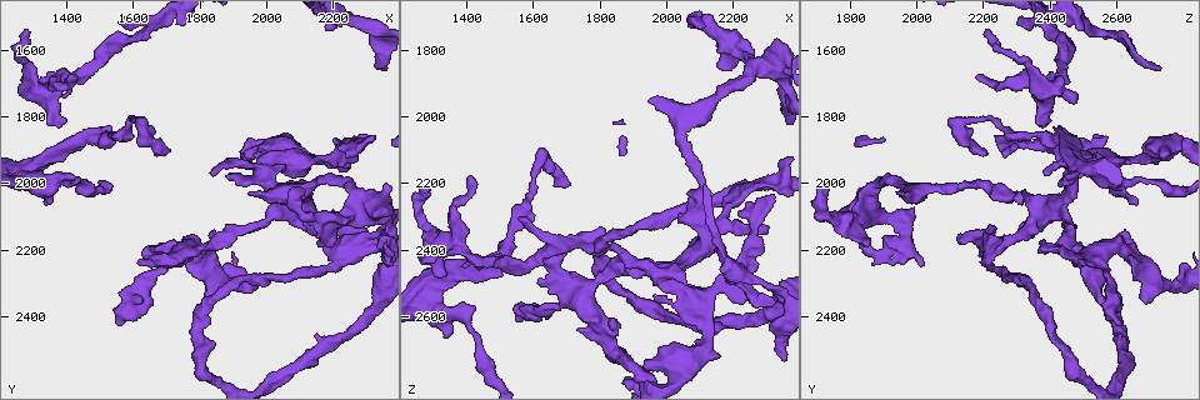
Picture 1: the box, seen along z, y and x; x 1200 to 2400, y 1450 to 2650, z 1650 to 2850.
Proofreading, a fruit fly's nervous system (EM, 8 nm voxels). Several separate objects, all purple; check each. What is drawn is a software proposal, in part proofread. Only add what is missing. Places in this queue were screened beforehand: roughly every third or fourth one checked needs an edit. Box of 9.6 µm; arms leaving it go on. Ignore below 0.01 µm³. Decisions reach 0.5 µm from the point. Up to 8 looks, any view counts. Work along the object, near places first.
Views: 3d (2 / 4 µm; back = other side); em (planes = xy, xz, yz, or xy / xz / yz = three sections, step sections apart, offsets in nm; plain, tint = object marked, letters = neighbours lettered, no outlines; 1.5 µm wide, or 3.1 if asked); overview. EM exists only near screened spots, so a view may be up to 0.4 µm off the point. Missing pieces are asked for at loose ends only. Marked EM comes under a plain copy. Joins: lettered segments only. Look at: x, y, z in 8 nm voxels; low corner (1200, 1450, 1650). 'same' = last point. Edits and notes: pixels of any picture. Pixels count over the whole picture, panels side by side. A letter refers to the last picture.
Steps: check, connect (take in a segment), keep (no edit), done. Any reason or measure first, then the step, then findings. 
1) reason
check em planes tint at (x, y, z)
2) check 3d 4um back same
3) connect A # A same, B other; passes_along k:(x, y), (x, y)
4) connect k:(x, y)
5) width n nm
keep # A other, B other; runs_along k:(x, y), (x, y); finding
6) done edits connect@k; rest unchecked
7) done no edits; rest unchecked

an open end
check em xy step 4 letters at (1270, 1540, 2220)

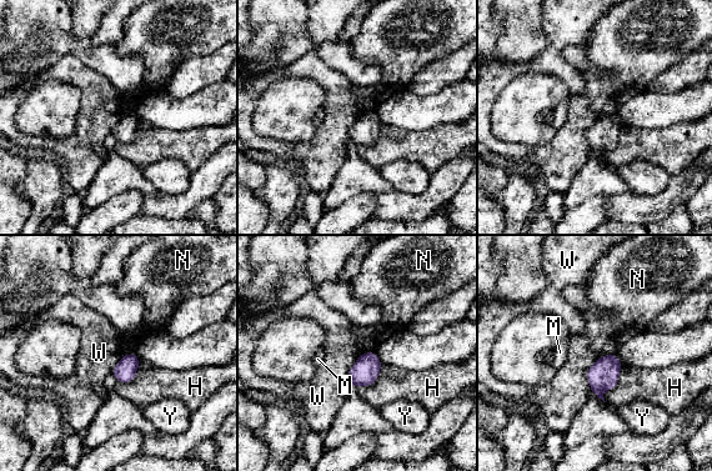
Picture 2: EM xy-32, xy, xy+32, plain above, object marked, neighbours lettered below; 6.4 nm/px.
keep # H other, M other, N other, W other, Y other; border 2:(616, 352), (597, 357); no lettered segment goes on from it

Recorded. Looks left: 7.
an open end
check 3d 4um at (1360, 1830, 2370)

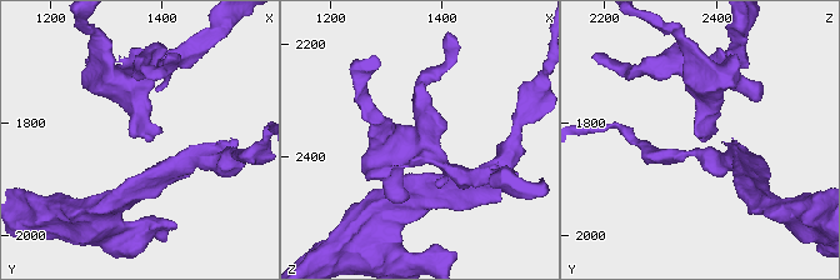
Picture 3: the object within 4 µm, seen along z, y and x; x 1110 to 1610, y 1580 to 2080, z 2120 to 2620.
check em yz step 4 letters at (1355, 1825, 2370)

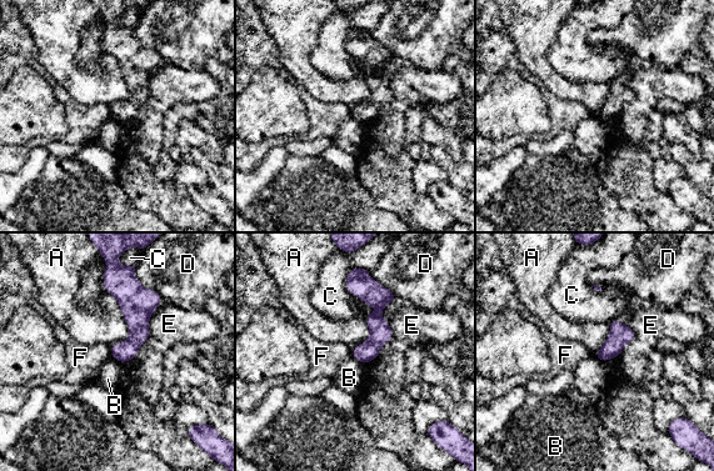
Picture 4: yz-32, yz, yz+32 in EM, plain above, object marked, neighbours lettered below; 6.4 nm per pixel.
check em planes letters same

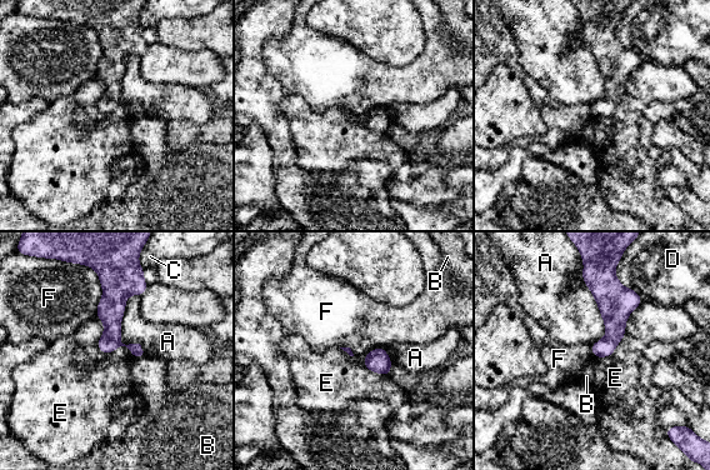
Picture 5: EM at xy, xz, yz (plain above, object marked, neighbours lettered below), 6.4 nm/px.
longest_contact E 500 nm
keep # A other, B other, C other, D other, E other, F other; no lettered segment goes on from it

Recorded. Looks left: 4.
free end
check 3d 4um at (2330, 1860, 2560)

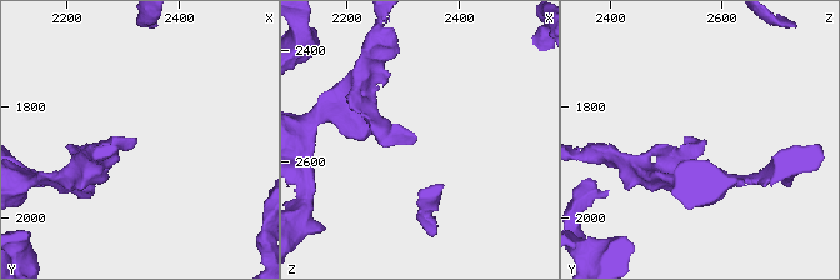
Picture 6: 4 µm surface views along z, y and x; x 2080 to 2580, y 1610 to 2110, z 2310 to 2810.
check em planes letters at (2325, 1865, 2560)

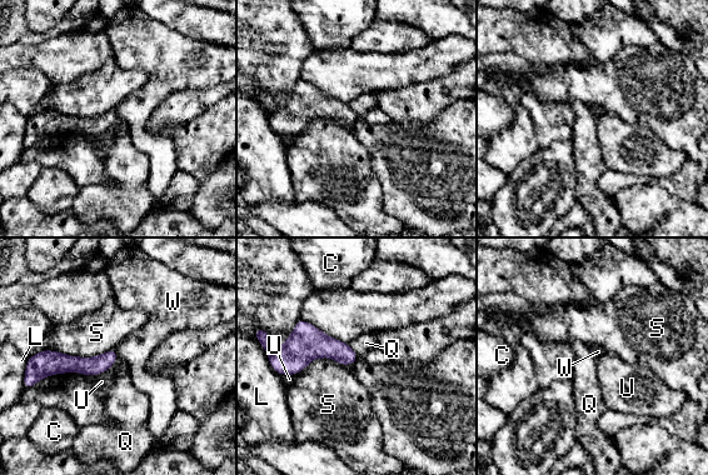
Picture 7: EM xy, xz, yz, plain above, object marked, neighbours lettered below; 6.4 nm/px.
keep # C other, L other, Q other, S other, U other, W other; no lettered segment goes on from it

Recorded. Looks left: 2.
done no edits; rest unchecked

